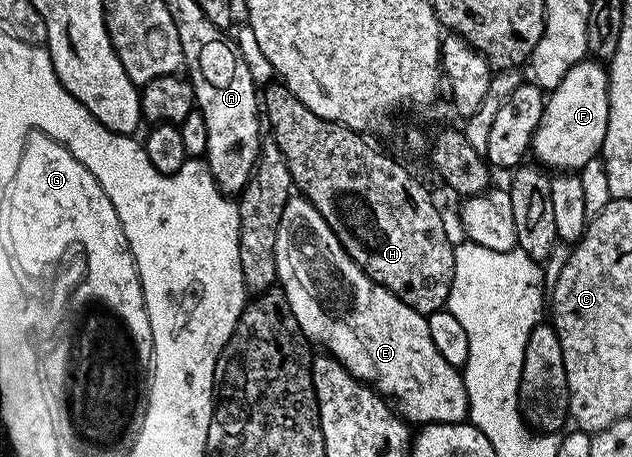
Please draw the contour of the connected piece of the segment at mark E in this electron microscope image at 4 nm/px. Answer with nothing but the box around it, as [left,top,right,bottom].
[275,197,469,427]

